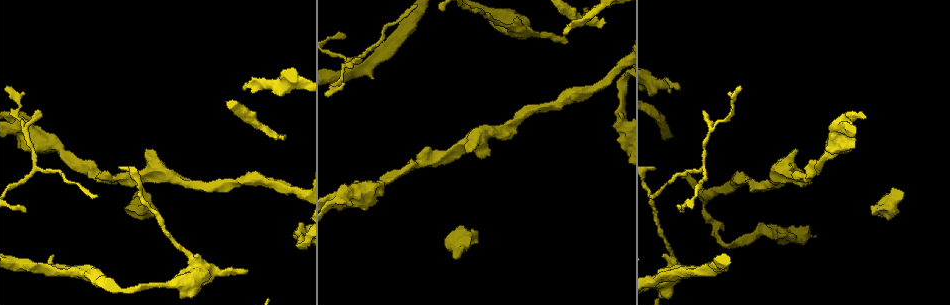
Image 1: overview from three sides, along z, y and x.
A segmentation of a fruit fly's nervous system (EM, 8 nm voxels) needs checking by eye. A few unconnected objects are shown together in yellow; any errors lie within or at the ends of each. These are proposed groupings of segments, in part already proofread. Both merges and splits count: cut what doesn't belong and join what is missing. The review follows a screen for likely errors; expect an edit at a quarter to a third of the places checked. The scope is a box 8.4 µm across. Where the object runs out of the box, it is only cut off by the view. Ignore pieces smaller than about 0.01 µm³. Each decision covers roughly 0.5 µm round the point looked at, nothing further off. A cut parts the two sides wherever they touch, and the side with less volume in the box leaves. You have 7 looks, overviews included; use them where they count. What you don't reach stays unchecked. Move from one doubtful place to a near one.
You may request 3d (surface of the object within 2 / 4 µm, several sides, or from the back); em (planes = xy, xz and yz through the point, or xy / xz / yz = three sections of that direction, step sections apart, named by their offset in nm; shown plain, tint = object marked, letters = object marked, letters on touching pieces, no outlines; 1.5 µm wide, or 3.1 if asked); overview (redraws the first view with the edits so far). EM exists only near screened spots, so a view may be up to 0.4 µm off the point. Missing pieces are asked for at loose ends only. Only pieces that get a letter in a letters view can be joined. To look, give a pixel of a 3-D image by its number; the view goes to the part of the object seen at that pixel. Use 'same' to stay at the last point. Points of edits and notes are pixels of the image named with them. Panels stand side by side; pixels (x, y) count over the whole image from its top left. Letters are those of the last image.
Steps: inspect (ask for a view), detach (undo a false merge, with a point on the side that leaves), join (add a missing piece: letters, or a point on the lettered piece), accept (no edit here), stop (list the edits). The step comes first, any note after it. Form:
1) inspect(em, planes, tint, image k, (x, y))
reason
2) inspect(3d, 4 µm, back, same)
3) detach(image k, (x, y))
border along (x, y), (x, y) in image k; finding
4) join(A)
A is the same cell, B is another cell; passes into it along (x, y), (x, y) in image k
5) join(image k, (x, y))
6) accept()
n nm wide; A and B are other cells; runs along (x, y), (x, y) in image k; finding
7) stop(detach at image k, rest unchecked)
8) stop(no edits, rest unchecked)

inspect(3d, 2 µm, image 1, (566, 40))
thin end

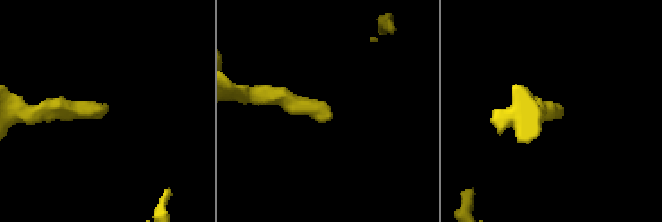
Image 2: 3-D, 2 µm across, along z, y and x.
inspect(em, yz, step 4, tint, image 2, (103, 114))

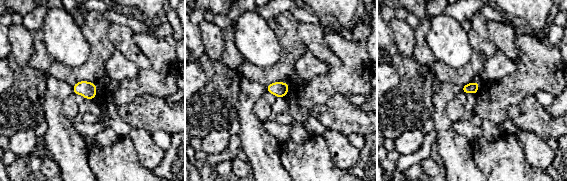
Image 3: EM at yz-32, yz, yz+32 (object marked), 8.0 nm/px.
inspect(em, planes, letters, same)
another direction

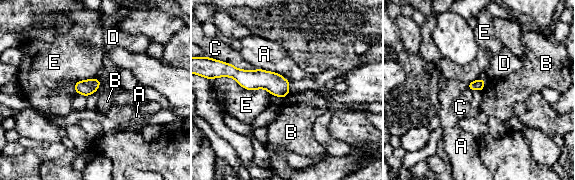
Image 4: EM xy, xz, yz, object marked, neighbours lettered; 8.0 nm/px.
accept()
E touches over 440 nm; A, B, C, D and E are other cells; border along (485, 81), (484, 88), (481, 91) in image 4; none of them fits

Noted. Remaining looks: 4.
inspect(3d, 4 µm, image 1, (672, 251))
calibre changes

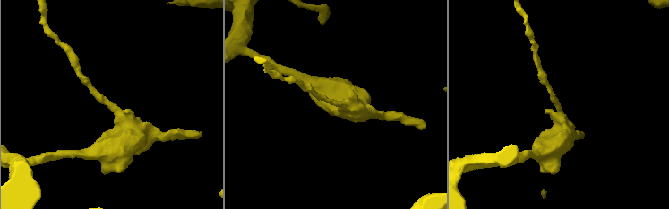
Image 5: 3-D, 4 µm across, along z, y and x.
inspect(em, xy, step 8, tint, image 5, (109, 107))
need the tissue

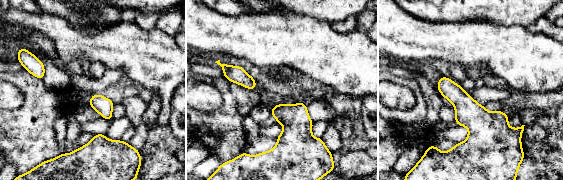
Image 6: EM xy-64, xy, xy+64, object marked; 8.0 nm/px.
inspect(em, planes, letters, same)
another direction

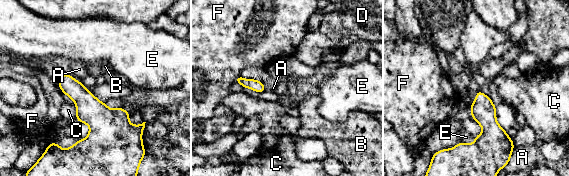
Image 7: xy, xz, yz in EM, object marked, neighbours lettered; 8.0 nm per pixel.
accept()
E touches over 190 nm; A, B, C, D, E and F are other cells; continuous, no second neuron

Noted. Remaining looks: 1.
inspect(em, planes, letters, image 1, (468, 152))
free end

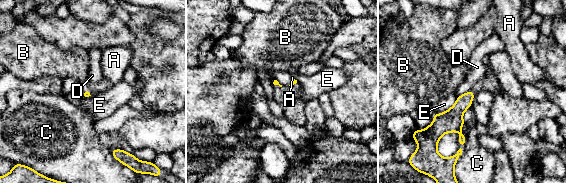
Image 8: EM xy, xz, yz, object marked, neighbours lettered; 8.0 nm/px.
accept()
E touches over 240 nm; A, B, C, D and E are other cells; none of them fits

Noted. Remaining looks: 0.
stop(no edits, rest unchecked)

